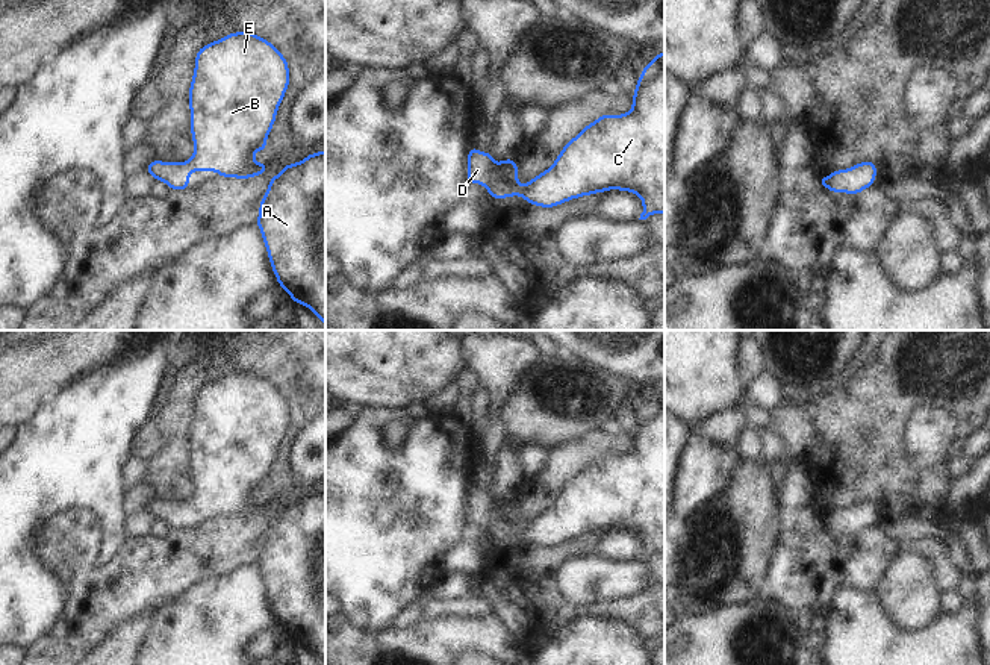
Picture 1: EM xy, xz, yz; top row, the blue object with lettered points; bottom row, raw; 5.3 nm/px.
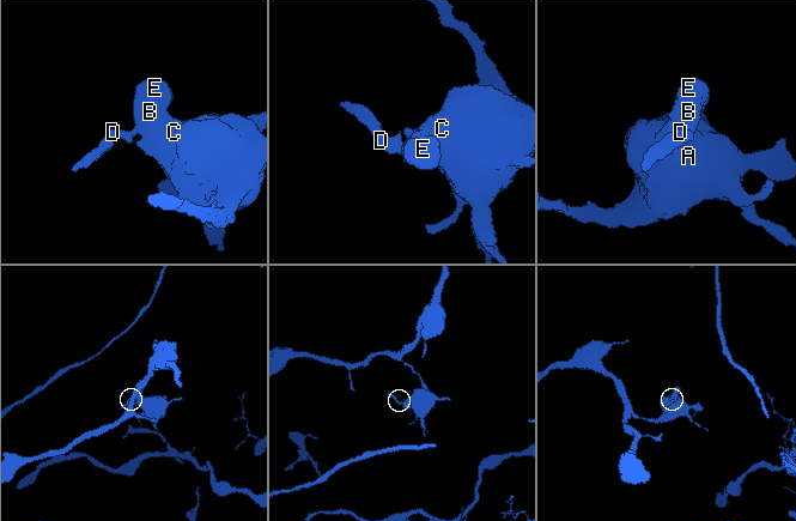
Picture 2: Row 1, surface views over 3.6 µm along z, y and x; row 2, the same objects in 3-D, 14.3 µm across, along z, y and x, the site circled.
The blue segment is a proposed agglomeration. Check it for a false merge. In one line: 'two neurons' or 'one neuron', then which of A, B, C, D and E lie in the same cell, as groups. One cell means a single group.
one neuron; groups A B C D E

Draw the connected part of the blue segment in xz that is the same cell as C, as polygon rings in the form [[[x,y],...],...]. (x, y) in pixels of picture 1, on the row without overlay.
[[[665,391],[655,394],[648,406],[643,406],[633,433],[633,447],[622,454],[599,454],[595,462],[587,464],[575,477],[572,477],[560,491],[556,501],[527,521],[524,526],[518,521],[518,504],[515,497],[493,501],[495,494],[484,492],[471,485],[468,492],[468,523],[484,524],[490,538],[506,538],[522,535],[530,544],[540,547],[554,547],[563,541],[619,529],[634,532],[643,542],[643,551],[639,559],[646,559],[655,551],[665,553]]]

